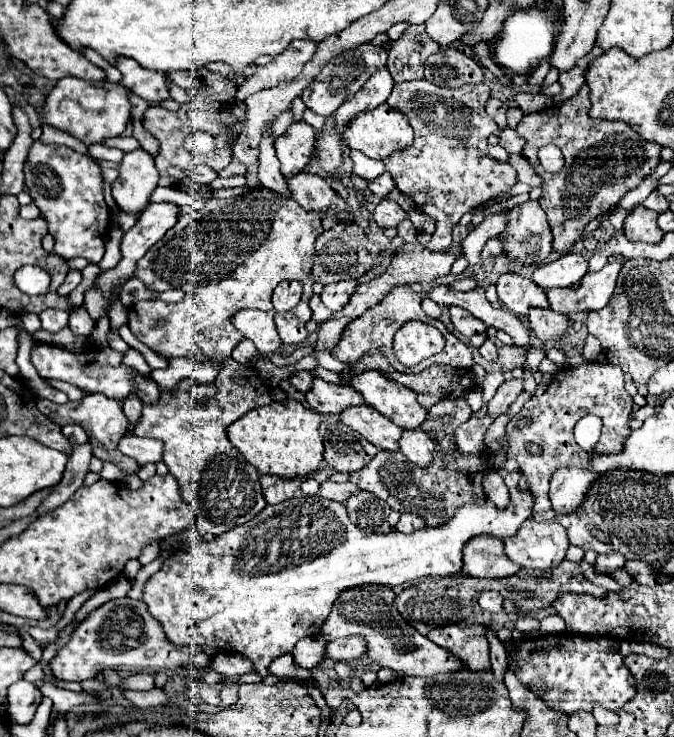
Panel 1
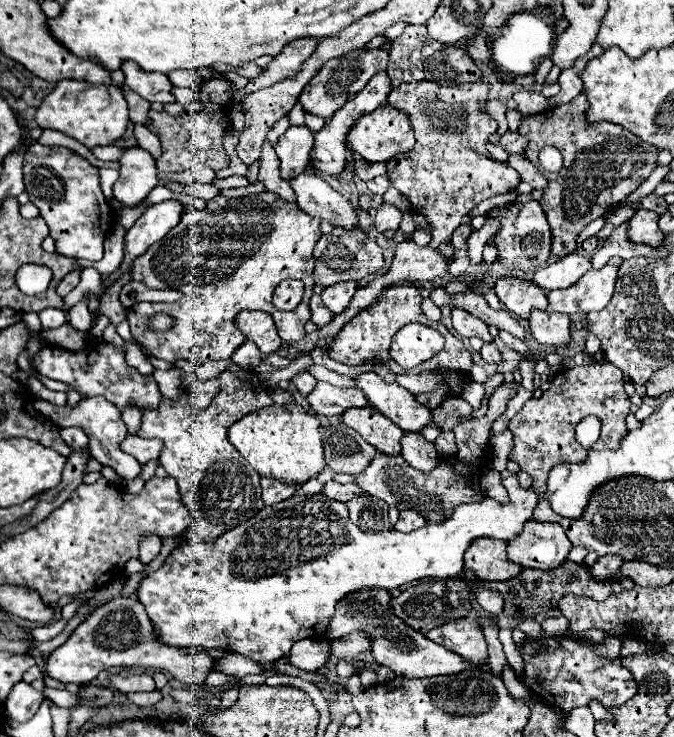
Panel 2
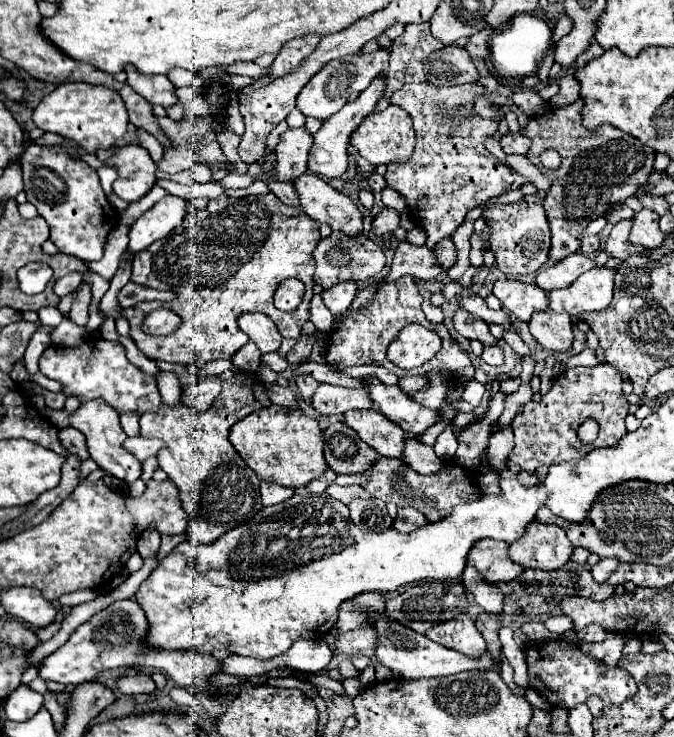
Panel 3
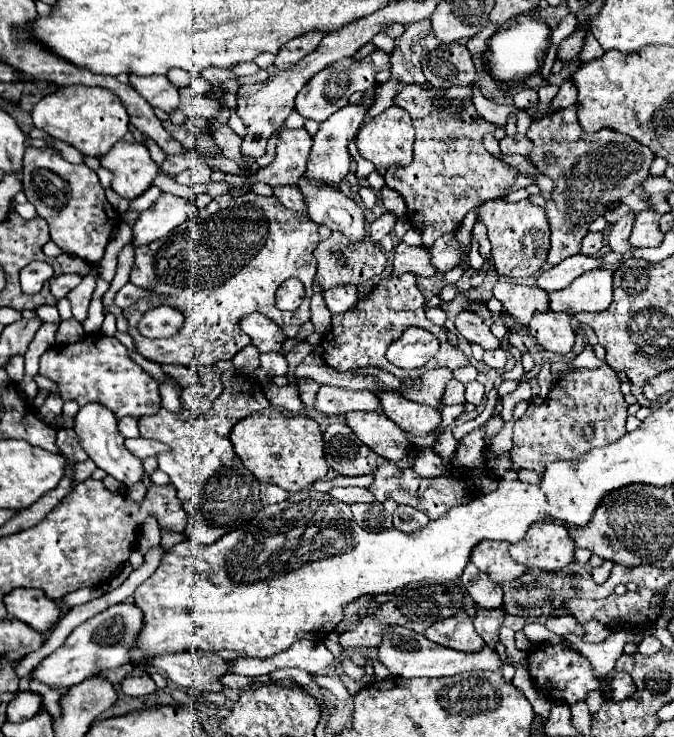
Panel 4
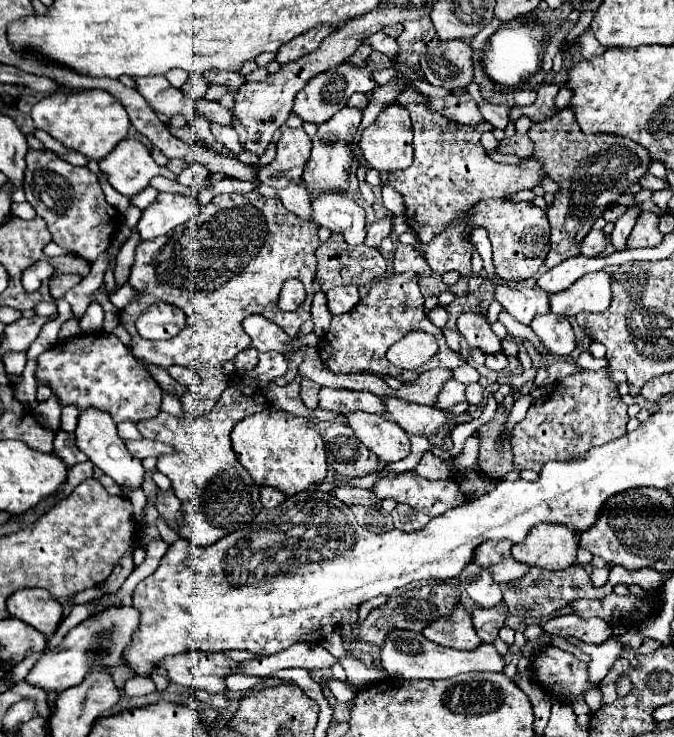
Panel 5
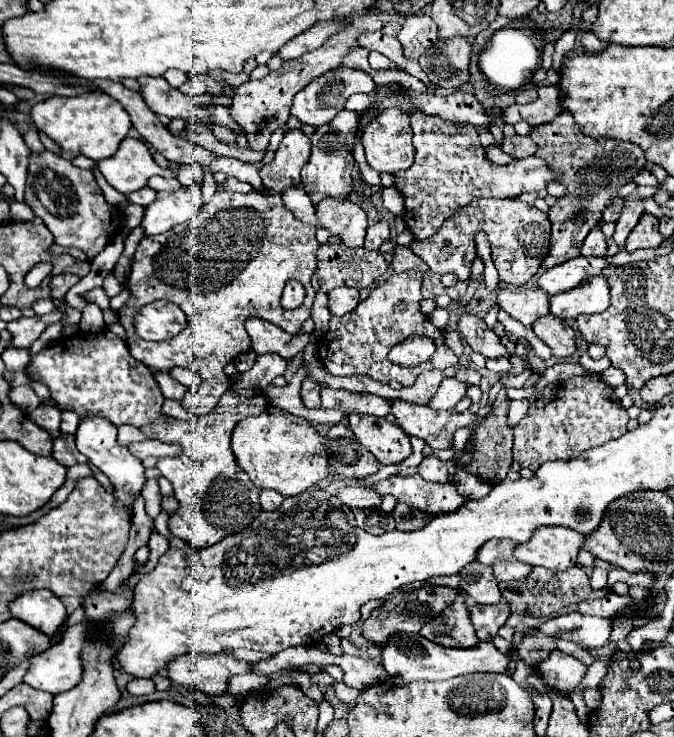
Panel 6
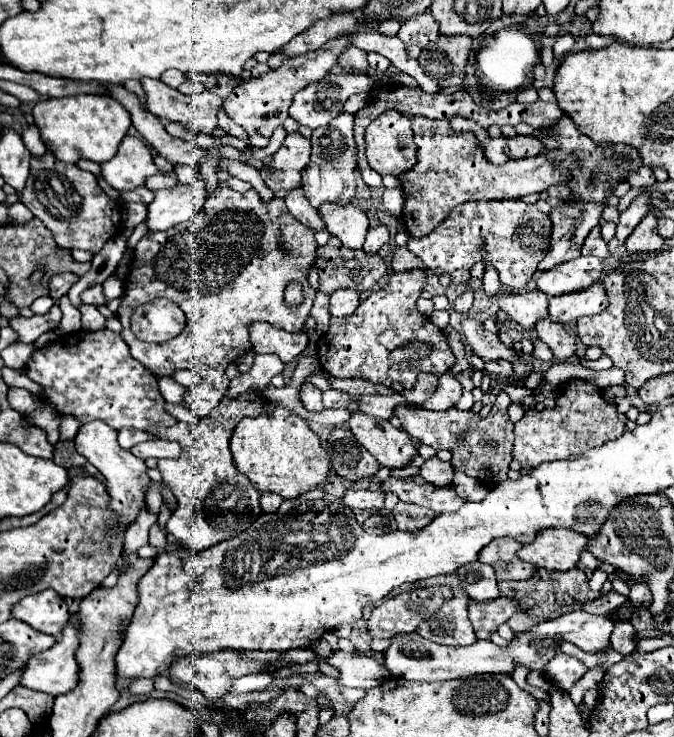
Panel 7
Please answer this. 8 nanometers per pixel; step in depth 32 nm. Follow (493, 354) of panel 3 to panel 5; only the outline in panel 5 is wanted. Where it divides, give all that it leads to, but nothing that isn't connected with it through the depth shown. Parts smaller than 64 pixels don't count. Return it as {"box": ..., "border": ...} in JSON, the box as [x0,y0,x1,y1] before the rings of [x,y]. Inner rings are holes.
{"box":[486,352,508,372],"border":[[[498,352],[496,356],[486,356],[486,366],[488,366],[490,370],[500,372],[500,370],[506,368],[506,364],[508,364],[508,360],[506,360],[506,354],[504,354],[504,352]]]}

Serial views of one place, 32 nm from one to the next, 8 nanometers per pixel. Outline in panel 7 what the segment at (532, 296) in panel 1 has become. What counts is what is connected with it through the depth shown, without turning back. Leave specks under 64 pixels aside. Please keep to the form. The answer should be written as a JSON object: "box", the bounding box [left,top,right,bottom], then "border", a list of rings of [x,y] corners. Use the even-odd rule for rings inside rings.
{"box":[498,290,548,330],"border":[[[540,290],[498,294],[500,308],[526,330],[534,330],[536,322],[548,316],[548,296]]]}

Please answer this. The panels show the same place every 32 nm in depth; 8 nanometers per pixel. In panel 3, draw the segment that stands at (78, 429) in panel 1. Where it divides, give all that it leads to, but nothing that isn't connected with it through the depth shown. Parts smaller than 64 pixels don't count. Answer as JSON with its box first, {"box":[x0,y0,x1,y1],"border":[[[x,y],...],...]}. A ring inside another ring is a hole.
{"box":[60,428,88,458],"border":[[[62,428],[60,430],[60,440],[62,444],[72,452],[72,454],[78,454],[80,458],[88,458],[88,450],[86,450],[86,436],[76,430],[76,428]]]}

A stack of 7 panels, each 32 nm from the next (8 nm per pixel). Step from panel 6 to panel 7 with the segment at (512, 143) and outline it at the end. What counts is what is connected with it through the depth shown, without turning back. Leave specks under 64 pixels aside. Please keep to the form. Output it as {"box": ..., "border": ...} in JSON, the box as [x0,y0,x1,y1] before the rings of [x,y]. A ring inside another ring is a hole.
{"box":[504,136,542,158],"border":[[[514,136],[514,138],[508,138],[506,142],[506,148],[504,152],[510,156],[510,158],[528,158],[528,156],[536,156],[538,152],[542,150],[542,144],[532,138],[532,136]]]}

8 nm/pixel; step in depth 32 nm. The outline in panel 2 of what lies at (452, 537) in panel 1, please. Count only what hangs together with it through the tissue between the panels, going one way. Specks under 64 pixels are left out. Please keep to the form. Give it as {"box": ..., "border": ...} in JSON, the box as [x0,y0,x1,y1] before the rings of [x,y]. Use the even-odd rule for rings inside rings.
{"box":[138,474,538,666],"border":[[[514,474],[506,476],[502,484],[508,490],[508,504],[498,504],[492,498],[462,504],[446,522],[424,526],[410,534],[402,534],[398,530],[386,530],[380,534],[360,532],[358,526],[354,528],[350,522],[344,502],[334,502],[322,498],[320,494],[306,496],[298,488],[290,500],[262,508],[254,518],[250,518],[250,522],[228,530],[216,540],[184,544],[172,550],[172,554],[164,560],[164,566],[142,580],[138,592],[140,602],[156,622],[162,642],[180,648],[188,646],[204,650],[226,650],[228,646],[228,650],[248,656],[260,666],[266,666],[286,656],[294,642],[302,638],[324,636],[324,630],[334,614],[334,604],[342,596],[364,588],[392,590],[418,578],[456,578],[464,568],[464,550],[474,538],[516,538],[524,522],[532,518],[538,494],[534,494],[530,488],[520,488]]]}

